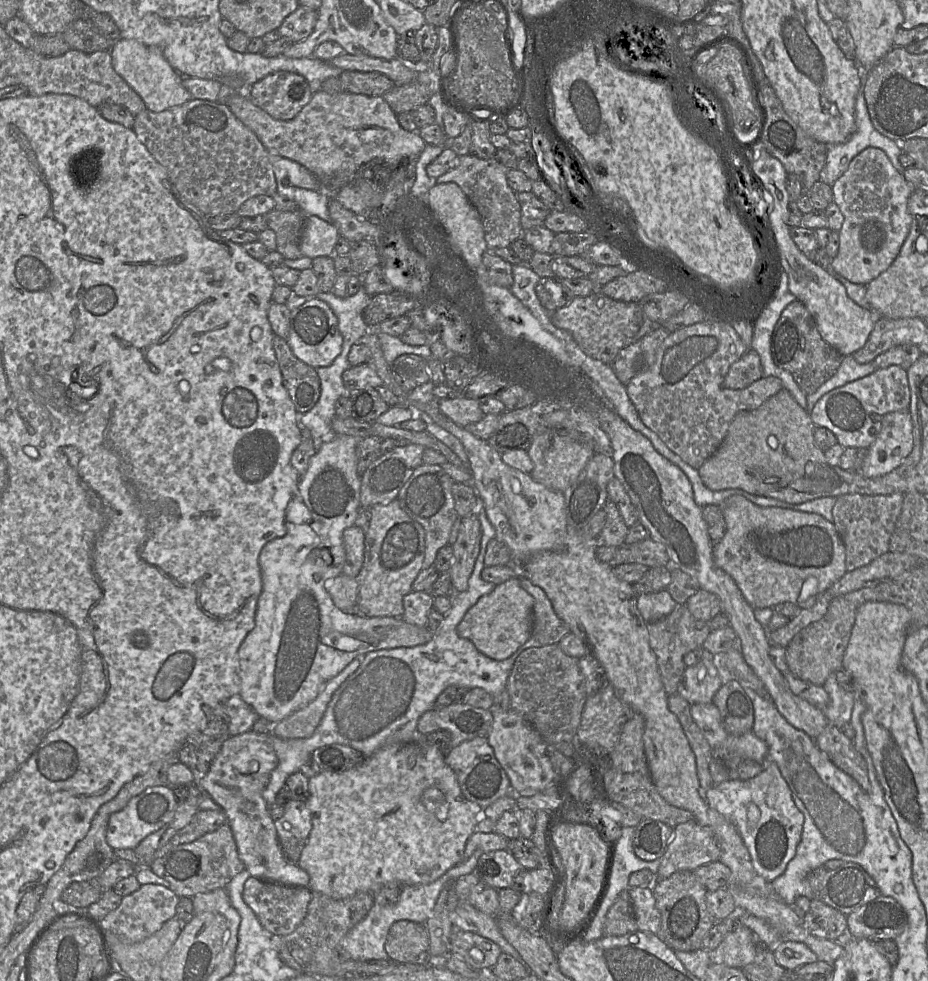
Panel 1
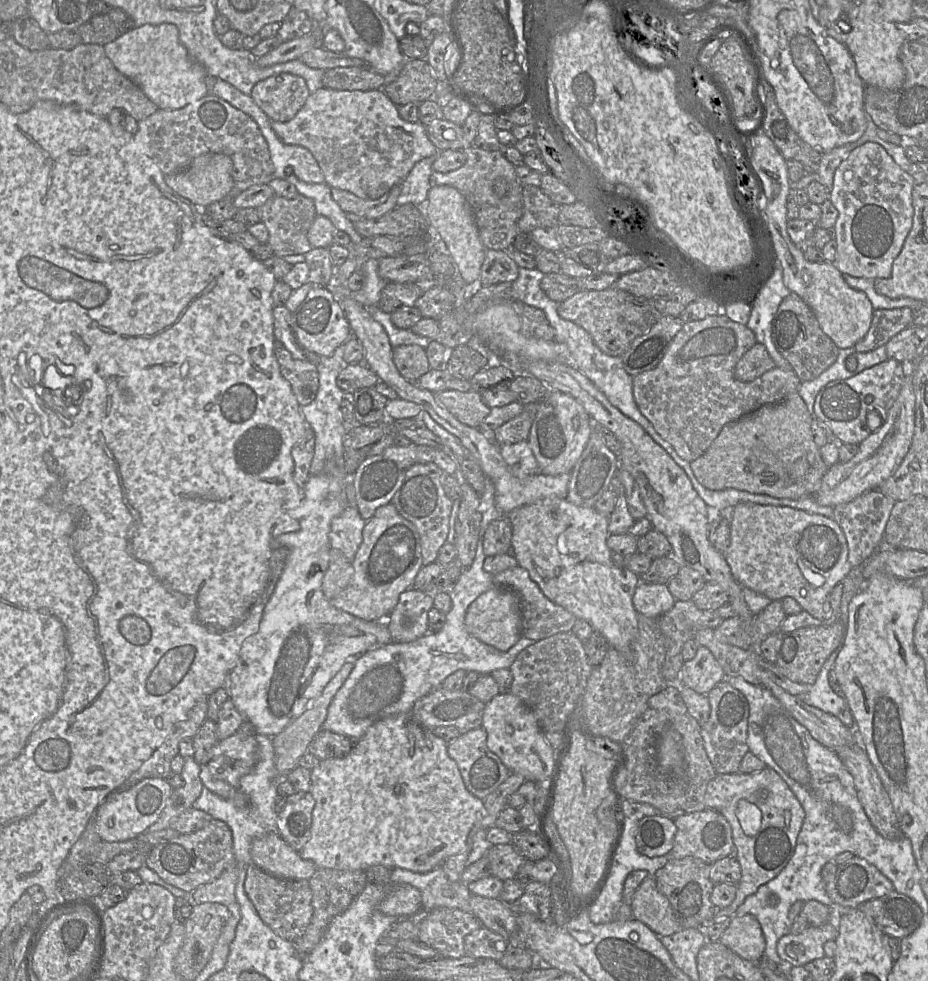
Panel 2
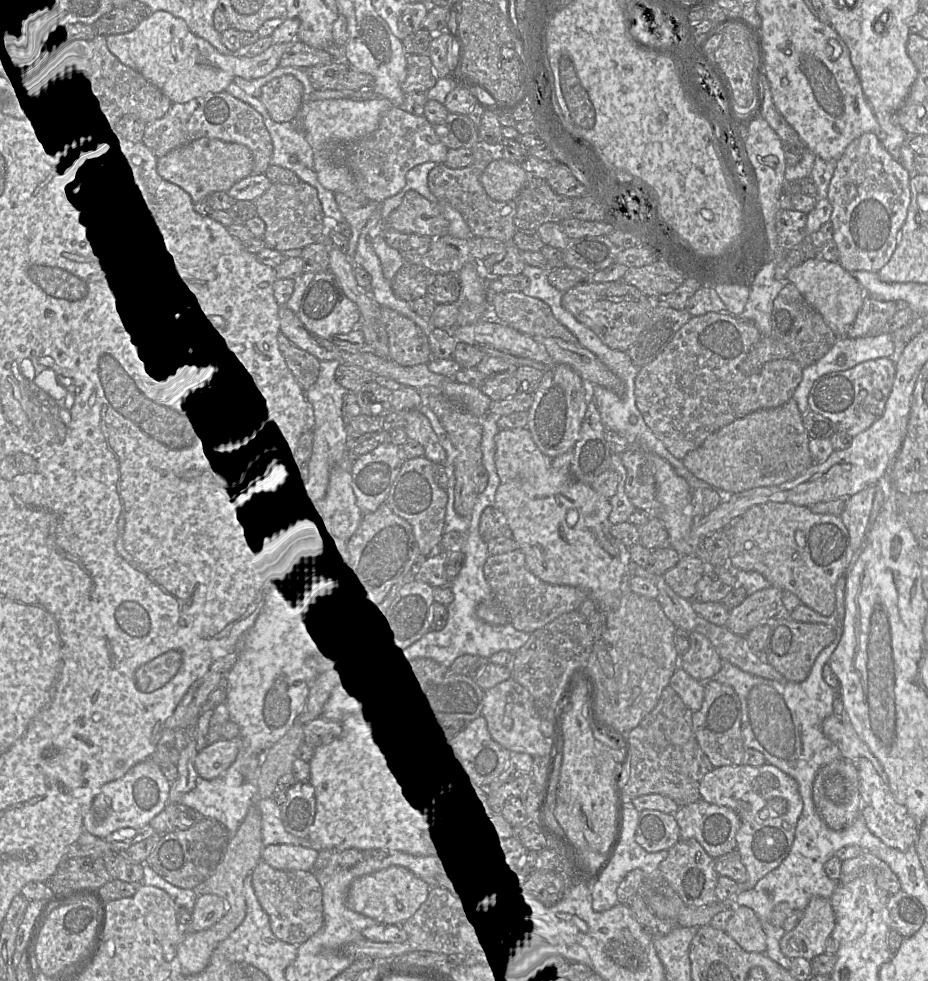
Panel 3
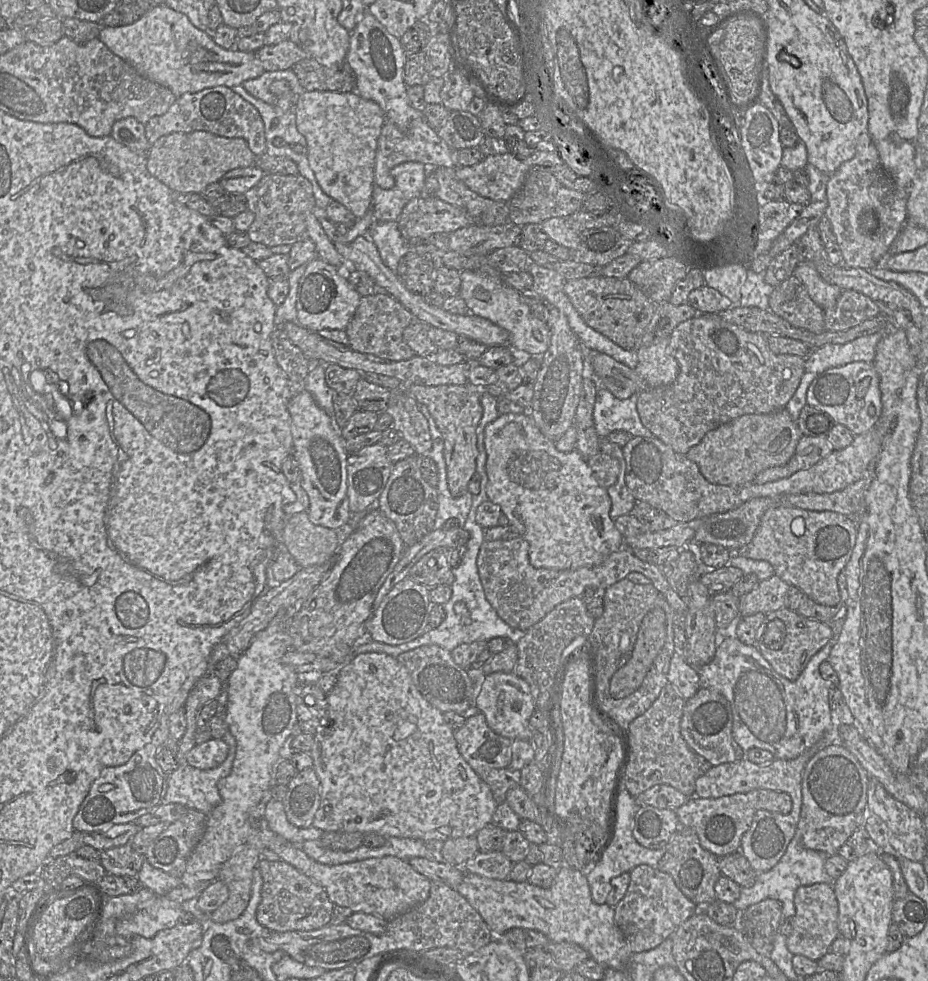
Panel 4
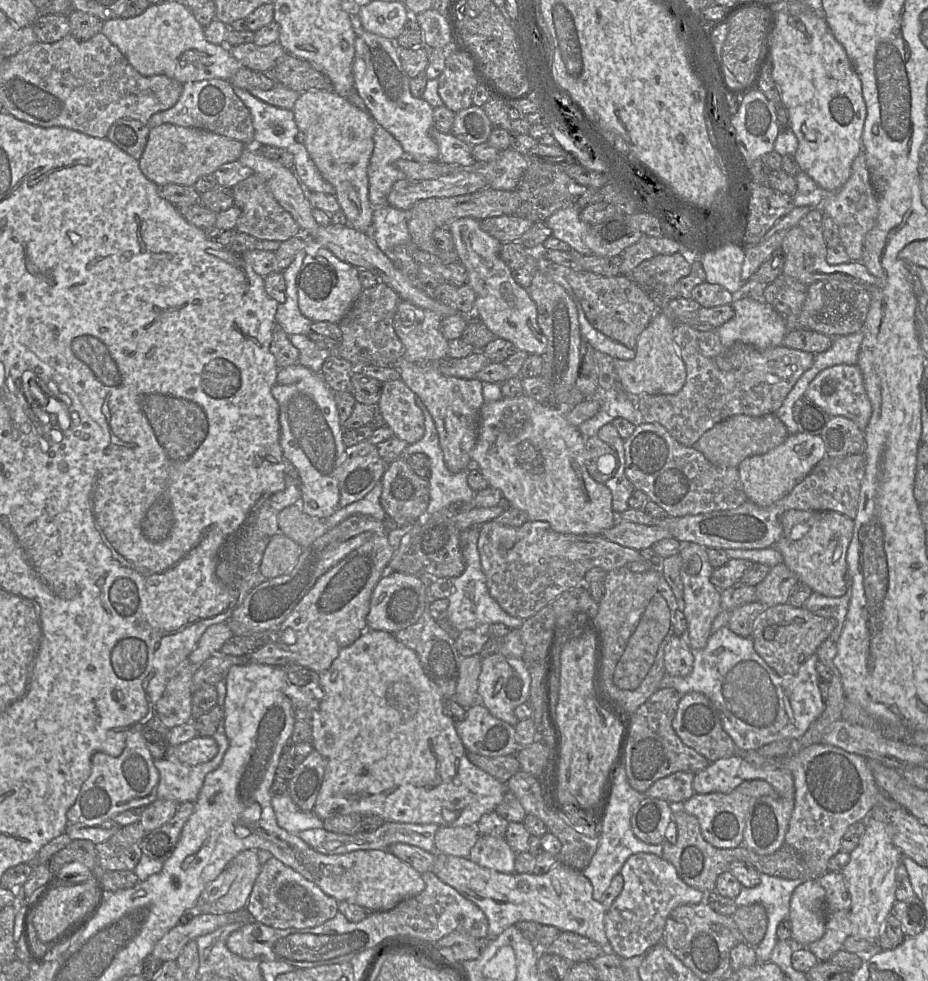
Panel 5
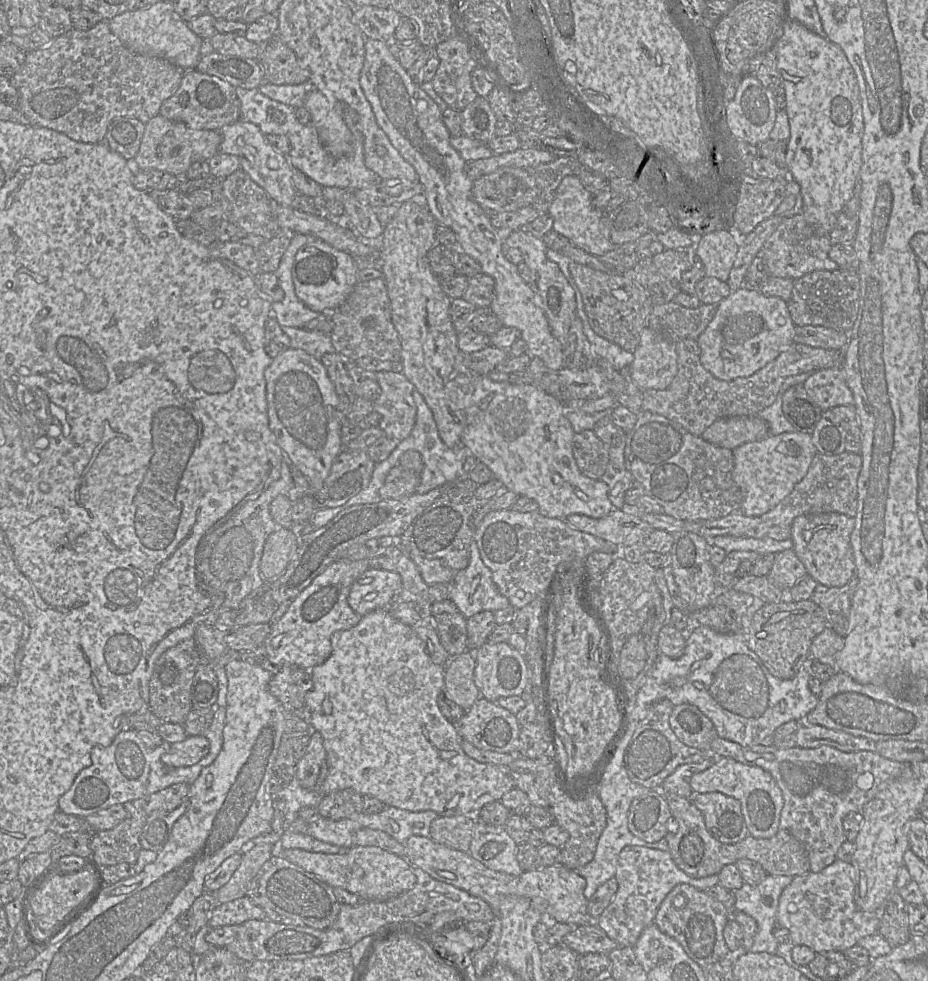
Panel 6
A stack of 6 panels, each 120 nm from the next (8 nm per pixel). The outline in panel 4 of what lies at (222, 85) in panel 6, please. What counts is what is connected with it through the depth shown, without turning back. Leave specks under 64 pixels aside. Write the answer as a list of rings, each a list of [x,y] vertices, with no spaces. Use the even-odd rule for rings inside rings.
[[[215,86],[196,93],[184,93],[165,114],[155,116],[145,124],[145,135],[150,145],[162,136],[174,132],[195,131],[210,132],[227,138],[242,138],[255,156],[266,152],[265,127],[259,112],[227,86]]]

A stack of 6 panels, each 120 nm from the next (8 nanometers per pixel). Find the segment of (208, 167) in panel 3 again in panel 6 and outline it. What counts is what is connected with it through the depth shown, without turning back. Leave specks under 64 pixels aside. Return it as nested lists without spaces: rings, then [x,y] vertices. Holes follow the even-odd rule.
[[[157,114],[145,124],[139,150],[132,161],[135,169],[153,169],[183,177],[195,161],[208,161],[219,151],[222,137],[219,131],[196,130],[182,122],[169,120]]]

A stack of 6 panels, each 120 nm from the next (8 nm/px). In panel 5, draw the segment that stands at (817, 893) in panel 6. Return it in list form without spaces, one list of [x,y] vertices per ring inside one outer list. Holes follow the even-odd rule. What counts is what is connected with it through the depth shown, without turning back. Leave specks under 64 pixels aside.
[[[828,871],[816,878],[825,889],[825,933],[821,939],[806,948],[817,960],[827,961],[842,949],[846,938],[852,935],[850,922],[851,898],[842,872]]]

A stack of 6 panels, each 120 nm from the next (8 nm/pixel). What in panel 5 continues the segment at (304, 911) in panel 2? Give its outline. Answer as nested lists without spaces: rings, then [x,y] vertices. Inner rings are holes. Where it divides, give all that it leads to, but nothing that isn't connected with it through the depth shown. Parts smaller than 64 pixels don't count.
[[[271,857],[261,867],[246,909],[255,921],[278,929],[316,927],[339,912],[335,898],[325,894],[316,884],[275,857]]]

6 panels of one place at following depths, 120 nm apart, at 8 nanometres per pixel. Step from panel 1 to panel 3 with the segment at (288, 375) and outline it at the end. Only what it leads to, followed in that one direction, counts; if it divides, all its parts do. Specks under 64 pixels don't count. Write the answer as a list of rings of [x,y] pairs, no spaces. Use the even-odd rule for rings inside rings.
[[[282,333],[278,335],[277,342],[288,369],[305,393],[317,380],[320,361],[308,352],[296,347]]]

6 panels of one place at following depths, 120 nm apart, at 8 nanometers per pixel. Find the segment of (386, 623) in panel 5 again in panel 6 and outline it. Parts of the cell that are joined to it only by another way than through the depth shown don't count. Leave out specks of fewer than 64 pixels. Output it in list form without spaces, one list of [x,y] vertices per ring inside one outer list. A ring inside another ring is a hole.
[[[368,569],[352,584],[348,603],[361,616],[387,609],[401,590],[401,577],[391,571]]]

